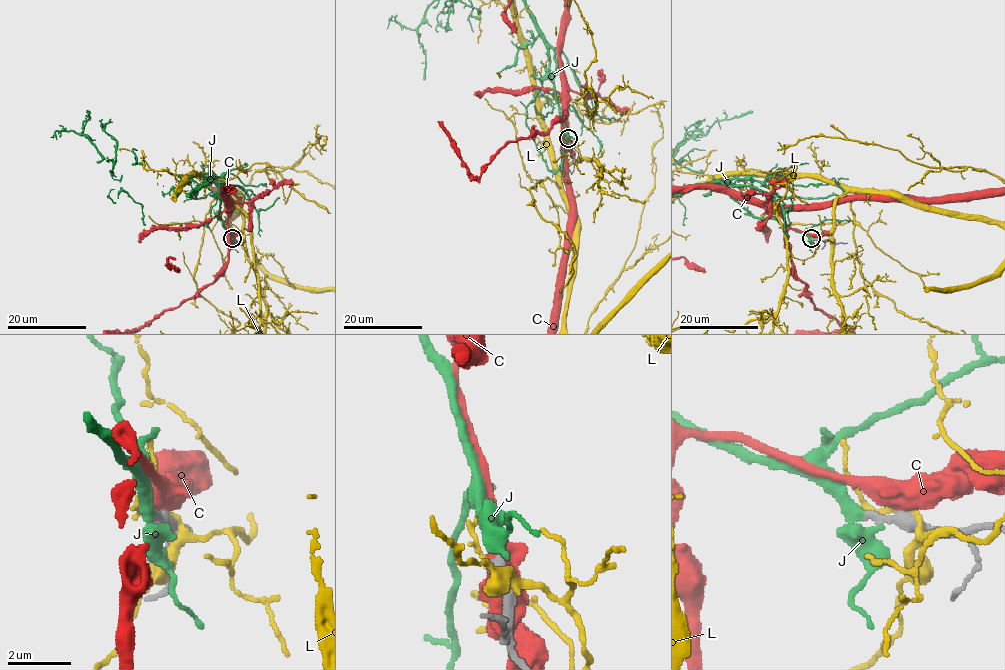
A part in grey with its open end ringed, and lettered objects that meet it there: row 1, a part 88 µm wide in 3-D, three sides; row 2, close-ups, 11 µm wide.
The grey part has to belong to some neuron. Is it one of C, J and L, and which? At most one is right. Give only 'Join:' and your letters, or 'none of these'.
Join: J

